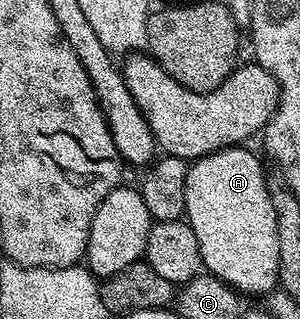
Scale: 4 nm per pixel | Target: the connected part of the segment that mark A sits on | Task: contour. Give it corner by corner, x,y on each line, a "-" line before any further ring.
240,146
227,150
214,150
189,165
186,176
186,208
184,218
198,236
198,248
202,252
204,270
221,278
226,285
241,295
268,294
278,286
278,224
274,216
274,204
268,191
269,179
264,178
260,162

